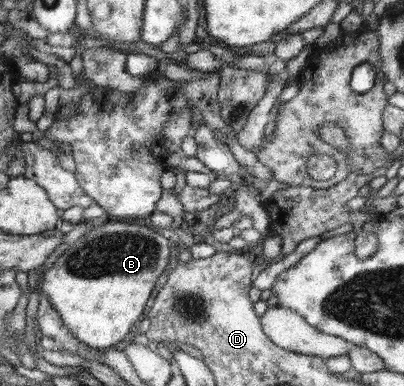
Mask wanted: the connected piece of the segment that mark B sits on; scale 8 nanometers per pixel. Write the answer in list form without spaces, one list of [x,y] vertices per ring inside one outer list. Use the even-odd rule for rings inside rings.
[[[100,220],[92,231],[85,233],[55,260],[53,266],[44,272],[43,290],[53,309],[60,314],[63,324],[87,346],[107,349],[125,340],[131,328],[139,322],[149,294],[155,288],[157,278],[165,272],[167,260],[171,256],[169,240],[147,228],[147,225],[125,224],[123,220]]]

